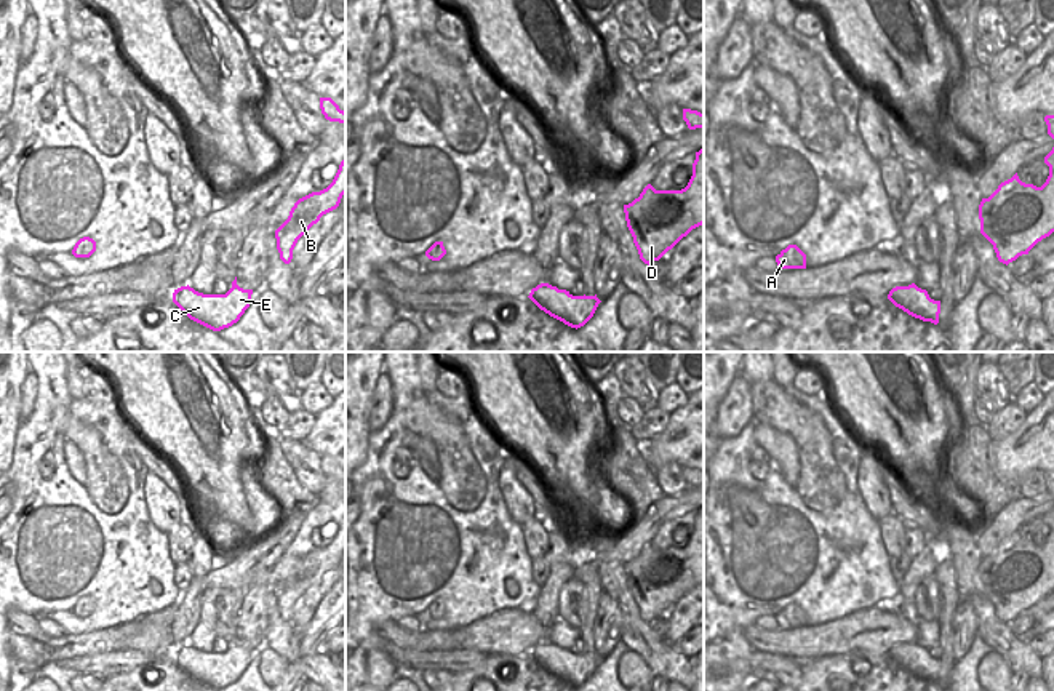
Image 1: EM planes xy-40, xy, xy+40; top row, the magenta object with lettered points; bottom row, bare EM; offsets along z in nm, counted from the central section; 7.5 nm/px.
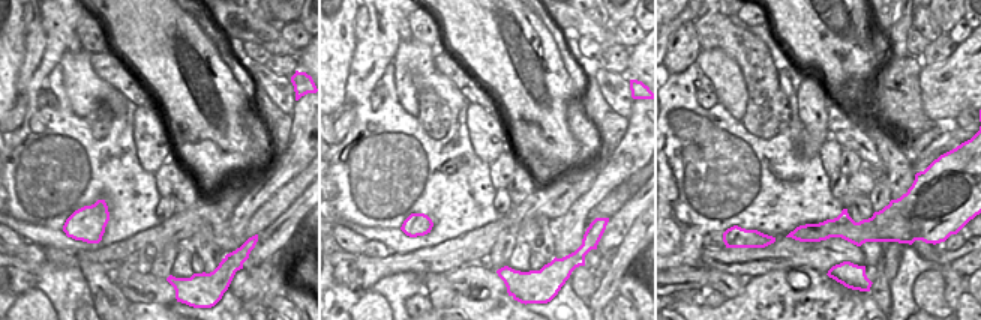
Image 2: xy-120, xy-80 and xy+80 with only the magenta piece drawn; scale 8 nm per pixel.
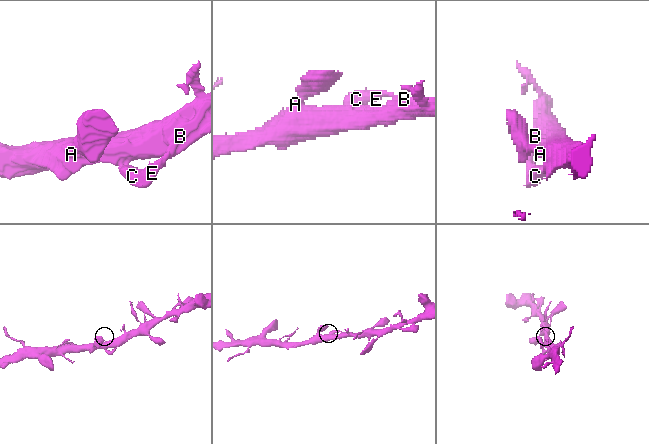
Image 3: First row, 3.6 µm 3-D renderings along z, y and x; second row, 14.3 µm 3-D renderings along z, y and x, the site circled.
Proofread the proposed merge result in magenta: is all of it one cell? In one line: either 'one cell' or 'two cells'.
one cell

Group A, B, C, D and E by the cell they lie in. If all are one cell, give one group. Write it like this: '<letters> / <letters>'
A B C D E

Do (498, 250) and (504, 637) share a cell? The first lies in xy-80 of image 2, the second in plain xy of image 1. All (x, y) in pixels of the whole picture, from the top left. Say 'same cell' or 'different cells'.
different cells

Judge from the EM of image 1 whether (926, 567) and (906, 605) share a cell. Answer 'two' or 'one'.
one

